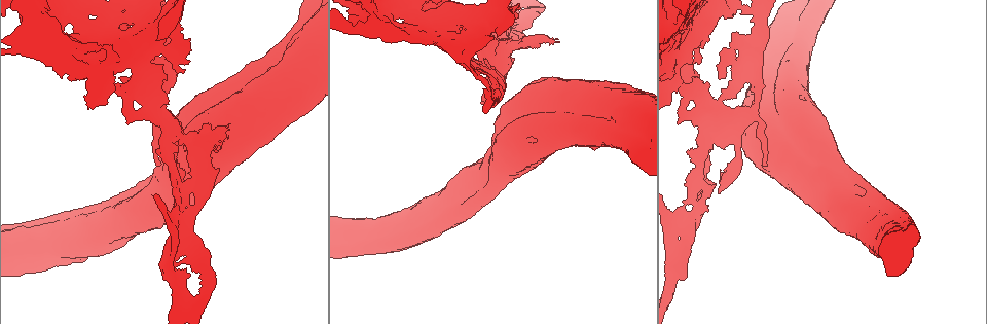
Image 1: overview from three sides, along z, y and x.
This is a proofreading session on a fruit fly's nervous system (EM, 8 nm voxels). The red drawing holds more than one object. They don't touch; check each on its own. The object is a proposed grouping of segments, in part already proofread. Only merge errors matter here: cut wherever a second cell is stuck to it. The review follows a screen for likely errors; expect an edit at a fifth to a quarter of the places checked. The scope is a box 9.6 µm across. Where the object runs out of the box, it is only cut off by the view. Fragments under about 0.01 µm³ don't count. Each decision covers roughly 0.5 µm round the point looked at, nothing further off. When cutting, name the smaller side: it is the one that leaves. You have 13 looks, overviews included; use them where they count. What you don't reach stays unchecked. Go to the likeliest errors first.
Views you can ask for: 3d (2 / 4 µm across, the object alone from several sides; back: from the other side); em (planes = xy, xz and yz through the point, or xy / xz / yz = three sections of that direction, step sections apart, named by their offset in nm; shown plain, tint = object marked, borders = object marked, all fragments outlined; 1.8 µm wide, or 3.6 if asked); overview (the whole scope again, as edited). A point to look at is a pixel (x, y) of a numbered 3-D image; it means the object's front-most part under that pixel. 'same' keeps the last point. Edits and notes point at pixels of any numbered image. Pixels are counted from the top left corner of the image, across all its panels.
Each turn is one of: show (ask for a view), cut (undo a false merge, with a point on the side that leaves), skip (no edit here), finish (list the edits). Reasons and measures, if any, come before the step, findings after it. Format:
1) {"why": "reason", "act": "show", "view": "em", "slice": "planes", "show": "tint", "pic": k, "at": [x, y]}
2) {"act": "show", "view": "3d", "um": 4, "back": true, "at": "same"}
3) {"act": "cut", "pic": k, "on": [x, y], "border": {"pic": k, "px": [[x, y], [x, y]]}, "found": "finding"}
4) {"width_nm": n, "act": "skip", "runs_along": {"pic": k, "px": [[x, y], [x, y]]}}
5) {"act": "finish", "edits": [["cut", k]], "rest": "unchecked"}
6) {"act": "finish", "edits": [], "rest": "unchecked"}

{"why": "touches itself", "act": "show", "view": "em", "slice": "planes", "show": "plain", "pic": 1, "at": [604, 118]}

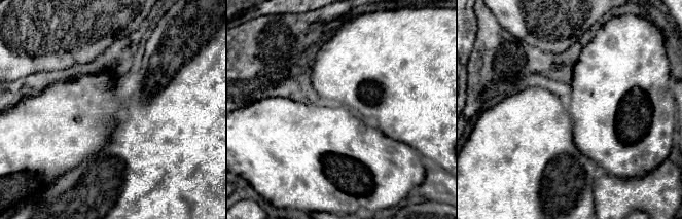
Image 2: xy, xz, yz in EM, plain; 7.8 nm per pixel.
{"act": "show", "view": "em", "slice": "planes", "show": "tint", "at": "same"}

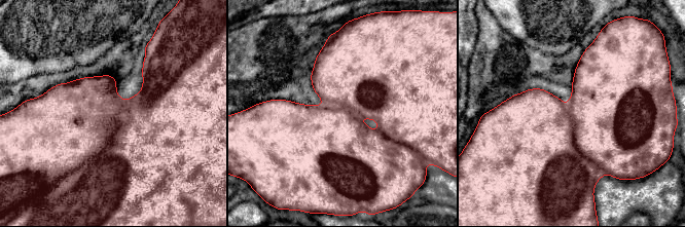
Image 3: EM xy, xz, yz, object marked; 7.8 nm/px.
{"act": "cut", "pic": 3, "on": [605, 133], "border": {"pic": 3, "px": [[566, 105], [575, 146], [605, 174]]}, "found": "two cells meet here"}

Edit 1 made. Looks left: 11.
{"why": "redraw", "act": "show", "view": "overview"}

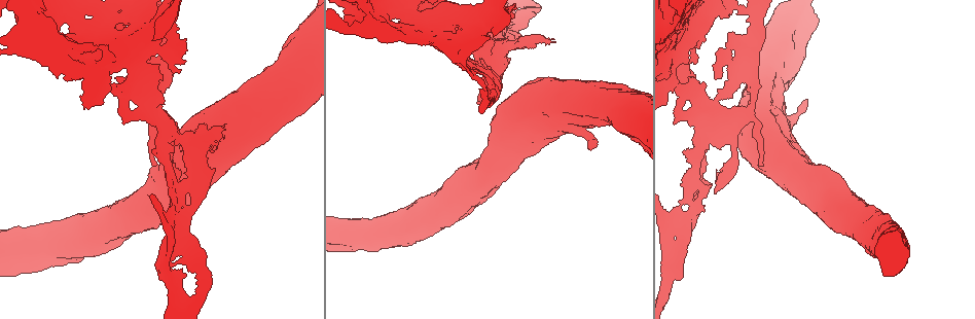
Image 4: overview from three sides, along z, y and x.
{"why": "small branch off a trunk", "act": "show", "view": "em", "slice": "yz", "step": 16, "show": "tint", "pic": 4, "at": [491, 16]}

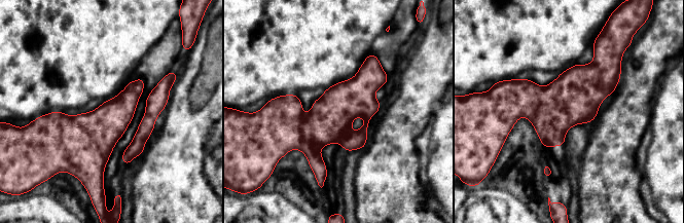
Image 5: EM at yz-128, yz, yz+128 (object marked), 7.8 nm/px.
{"act": "skip", "runs_along": {"pic": 5, "px": [[385, 77], [327, 118], [277, 106]]}, "found": "continuous, no second cell"}

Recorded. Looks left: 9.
{"why": "sharp bend", "act": "show", "view": "3d", "um": 4, "pic": 4, "at": [36, 22]}

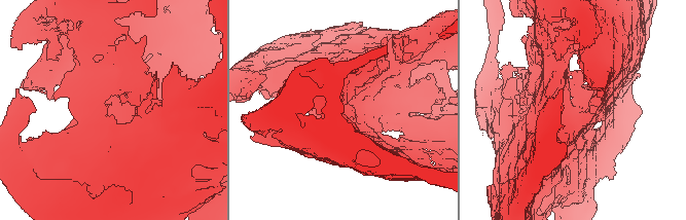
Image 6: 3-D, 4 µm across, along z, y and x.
{"act": "show", "view": "em", "um": 3.6, "slice": "xz", "step": 8, "show": "tint", "pic": 6, "at": [111, 107]}

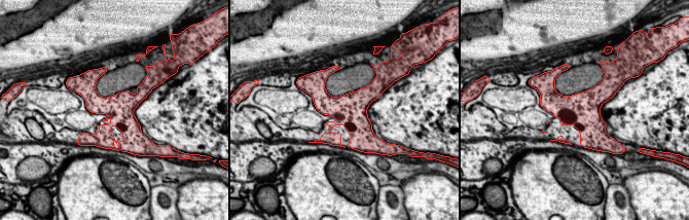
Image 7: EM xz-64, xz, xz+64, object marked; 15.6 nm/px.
{"act": "show", "view": "em", "um": 3.6, "slice": "xy", "step": 4, "show": "tint", "at": "same"}

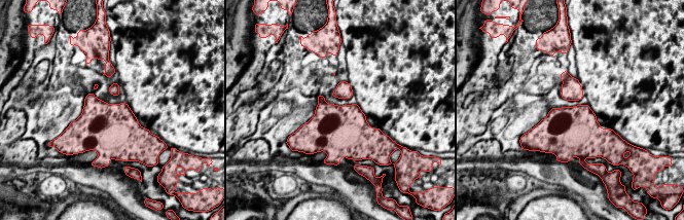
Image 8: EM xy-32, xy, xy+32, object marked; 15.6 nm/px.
{"width_nm": 550, "act": "skip", "found": "continuous, no second cell"}

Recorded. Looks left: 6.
{"act": "show", "view": "em", "slice": "xz", "step": 8, "show": "tint", "pic": 4, "at": [102, 19]}

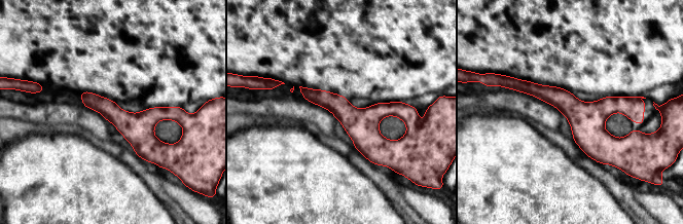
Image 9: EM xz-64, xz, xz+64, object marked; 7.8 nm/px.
{"act": "show", "view": "em", "slice": "xy", "step": 8, "show": "borders", "at": "same"}

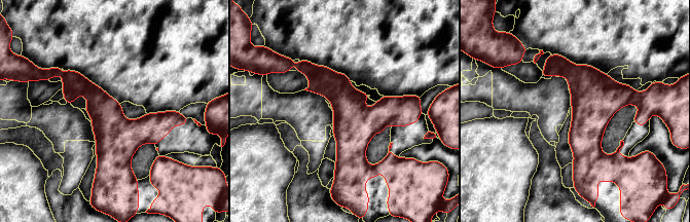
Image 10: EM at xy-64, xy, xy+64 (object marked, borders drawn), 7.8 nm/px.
{"width_nm": 300, "act": "skip", "found": "continuous, no second cell"}

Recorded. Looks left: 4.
{"why": "four arms meet", "act": "show", "view": "em", "slice": "planes", "show": "plain", "pic": 4, "at": [693, 87]}

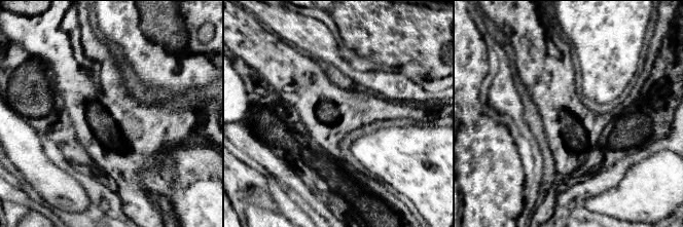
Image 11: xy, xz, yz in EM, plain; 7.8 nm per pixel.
{"why": "with the object marked", "act": "show", "view": "em", "slice": "planes", "show": "tint", "at": "same"}

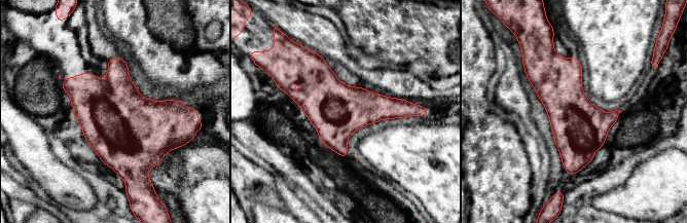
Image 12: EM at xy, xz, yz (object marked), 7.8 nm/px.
{"act": "skip", "found": "all the same cell"}

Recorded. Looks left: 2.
{"act": "finish", "edits": [["cut", 3]], "rest": "unchecked"}

